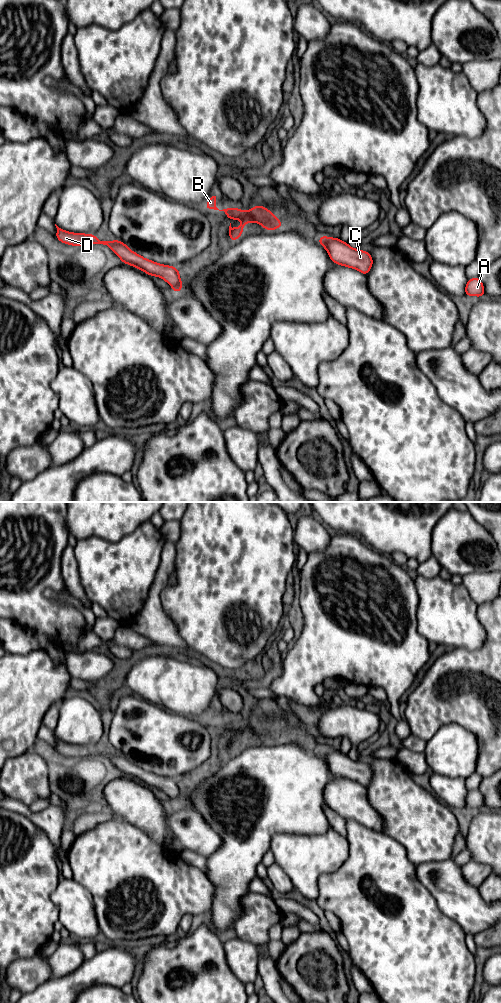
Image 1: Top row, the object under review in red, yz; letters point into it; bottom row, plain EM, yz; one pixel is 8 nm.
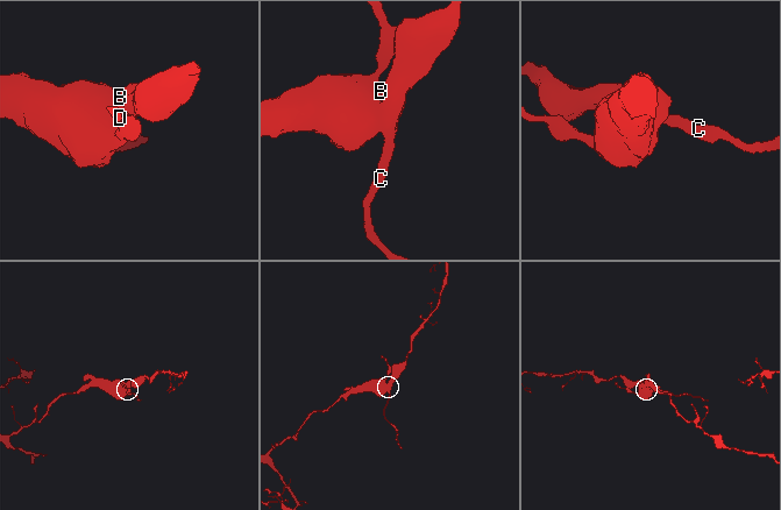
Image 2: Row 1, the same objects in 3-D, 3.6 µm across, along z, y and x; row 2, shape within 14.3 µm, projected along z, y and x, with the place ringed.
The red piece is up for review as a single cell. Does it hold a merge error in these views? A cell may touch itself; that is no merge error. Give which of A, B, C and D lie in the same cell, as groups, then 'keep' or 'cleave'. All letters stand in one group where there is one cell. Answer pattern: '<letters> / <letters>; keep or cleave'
A B C / D; cleave

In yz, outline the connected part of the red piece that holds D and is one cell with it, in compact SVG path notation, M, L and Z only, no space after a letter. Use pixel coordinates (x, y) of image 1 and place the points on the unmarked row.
M56 736L55 738L57 740L55 748L62 755L74 757L75 759L88 756L107 757L123 775L136 779L151 789L158 788L165 792L175 805L181 804L183 794L180 792L178 780L148 772L130 762L126 756L119 752L101 753L94 746L68 744L59 740Z

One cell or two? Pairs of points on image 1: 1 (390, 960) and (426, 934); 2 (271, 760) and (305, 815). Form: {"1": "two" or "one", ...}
{"1": "one", "2": "one"}

